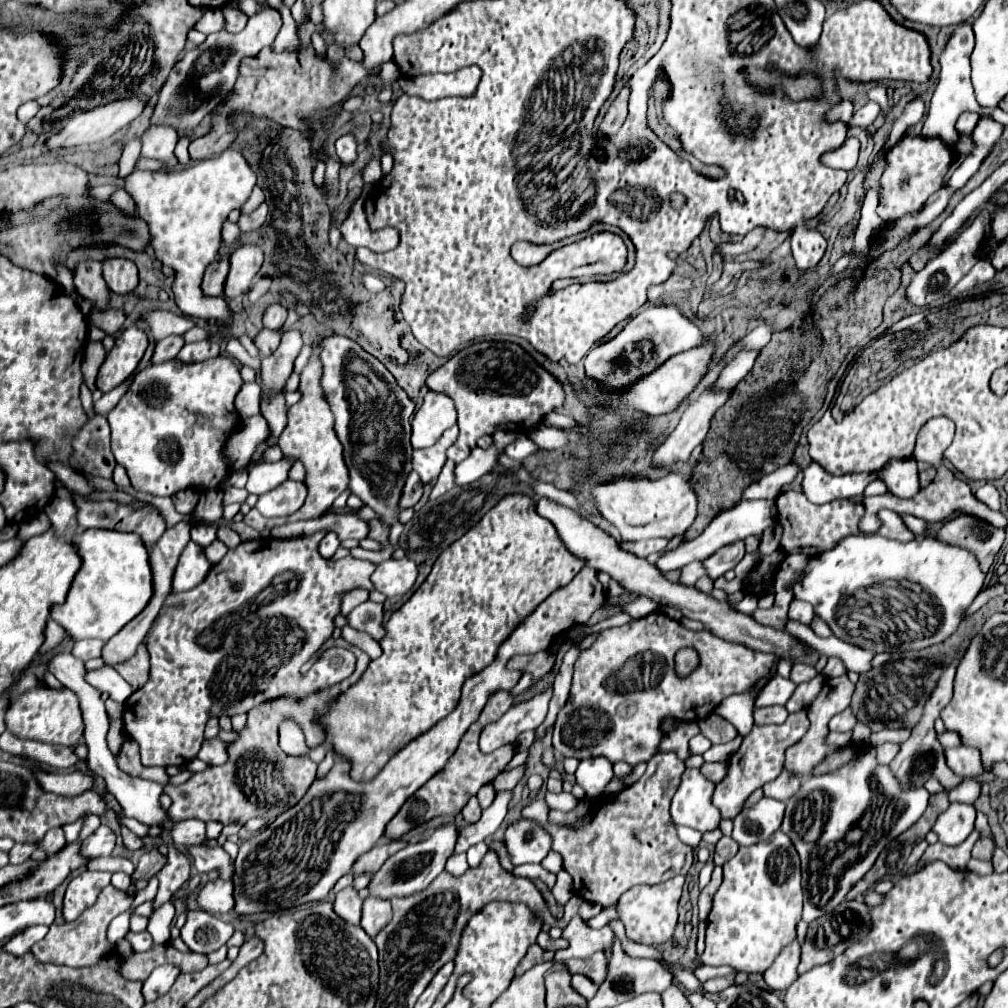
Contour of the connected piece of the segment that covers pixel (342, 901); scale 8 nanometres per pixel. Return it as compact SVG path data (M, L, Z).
M346 887L344 891L340 891L340 893L336 895L334 911L336 911L336 915L342 917L346 923L350 923L350 925L360 925L362 899L358 897L358 893L356 893L352 887Z

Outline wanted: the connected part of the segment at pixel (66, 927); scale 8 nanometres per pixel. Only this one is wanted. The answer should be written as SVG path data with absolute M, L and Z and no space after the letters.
M112 885L106 886L106 889L102 889L98 901L90 909L86 909L76 921L62 923L62 925L50 925L48 935L32 947L32 955L42 963L68 965L68 967L86 967L86 965L98 963L98 959L114 951L106 939L106 929L110 921L126 909L130 909L133 900L134 898L130 897L126 891L120 891Z

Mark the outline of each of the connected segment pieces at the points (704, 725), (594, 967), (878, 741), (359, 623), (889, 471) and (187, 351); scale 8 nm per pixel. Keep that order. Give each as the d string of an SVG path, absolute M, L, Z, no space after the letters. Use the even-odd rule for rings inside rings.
M710 713L708 717L700 719L698 727L700 727L702 735L706 735L712 743L728 743L738 735L736 727L716 713Z
M596 953L590 959L570 959L568 963L568 971L574 973L582 973L586 975L590 981L594 981L596 985L602 985L602 981L606 979L606 971L608 971L608 959L604 953Z
M900 727L900 729L882 729L882 731L878 731L878 733L872 733L872 737L870 737L870 743L874 745L874 747L878 747L878 745L882 745L882 743L886 743L886 741L890 741L890 743L904 743L908 737L910 737L910 729L908 727Z
M364 601L364 605L358 605L350 615L346 615L348 625L358 629L358 631L366 631L370 633L374 639L380 639L384 635L384 627L382 627L382 603L374 603L374 601Z
M902 459L902 461L890 461L880 471L880 479L888 485L888 489L902 497L914 497L920 490L920 479L918 479L918 467L914 459Z
M198 341L198 343L186 343L182 351L178 353L178 361L182 363L194 363L194 361L206 361L212 357L218 357L218 343L214 341Z

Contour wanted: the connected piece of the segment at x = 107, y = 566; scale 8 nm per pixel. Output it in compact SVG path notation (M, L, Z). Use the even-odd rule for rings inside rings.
M86 529L72 537L82 567L70 585L64 603L50 609L50 617L58 621L72 639L110 639L128 621L132 621L152 597L152 571L148 565L148 551L142 539L134 533Z

